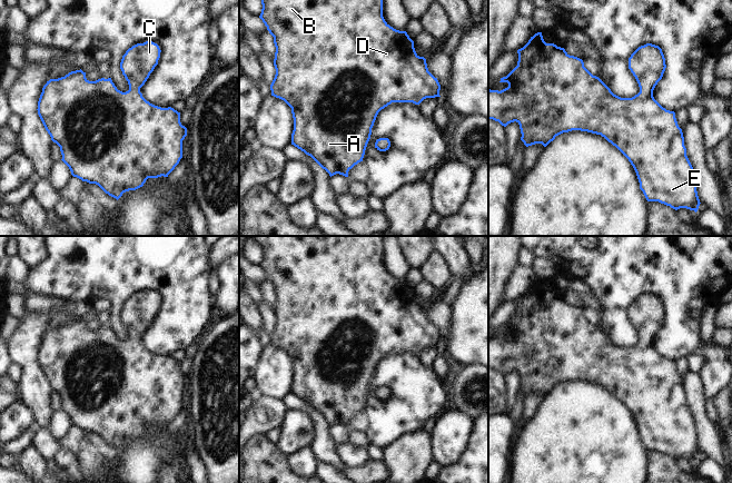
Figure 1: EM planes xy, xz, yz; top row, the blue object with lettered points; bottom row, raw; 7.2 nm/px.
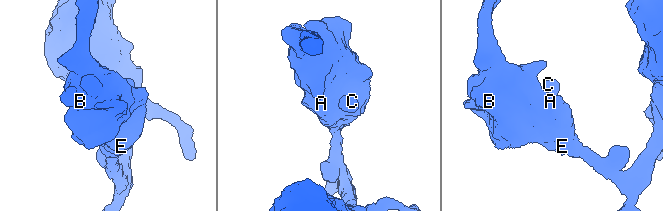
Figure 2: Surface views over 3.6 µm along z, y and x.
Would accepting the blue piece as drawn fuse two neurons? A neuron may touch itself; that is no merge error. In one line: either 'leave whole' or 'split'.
leave whole

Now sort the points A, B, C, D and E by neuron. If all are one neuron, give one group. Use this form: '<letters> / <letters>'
A B C D E

